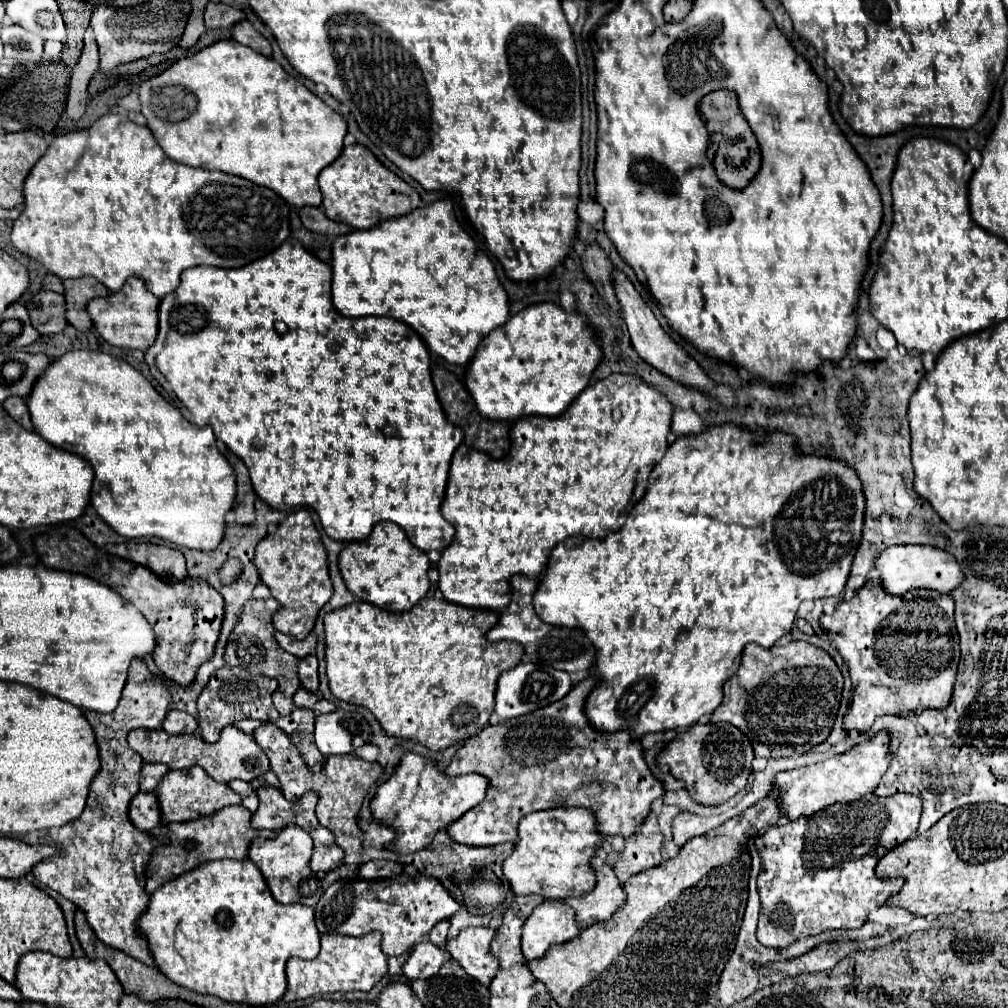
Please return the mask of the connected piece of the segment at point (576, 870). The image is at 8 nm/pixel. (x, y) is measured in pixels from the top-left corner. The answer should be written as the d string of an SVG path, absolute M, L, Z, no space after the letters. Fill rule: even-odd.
M556 807L532 811L518 825L518 843L514 853L504 861L504 877L516 895L538 893L546 899L564 899L586 893L596 883L590 859L602 843L596 829L596 815L584 807Z

